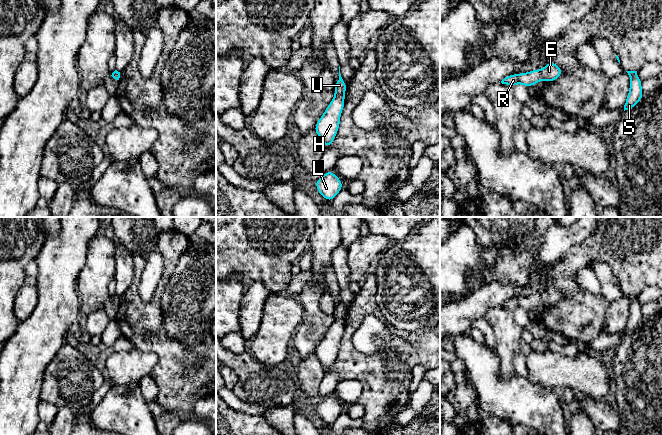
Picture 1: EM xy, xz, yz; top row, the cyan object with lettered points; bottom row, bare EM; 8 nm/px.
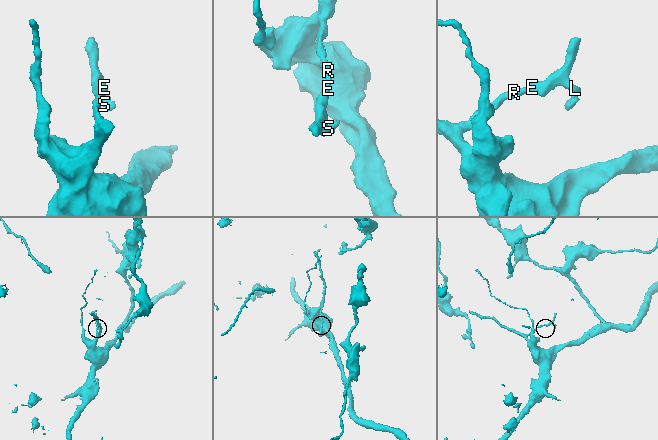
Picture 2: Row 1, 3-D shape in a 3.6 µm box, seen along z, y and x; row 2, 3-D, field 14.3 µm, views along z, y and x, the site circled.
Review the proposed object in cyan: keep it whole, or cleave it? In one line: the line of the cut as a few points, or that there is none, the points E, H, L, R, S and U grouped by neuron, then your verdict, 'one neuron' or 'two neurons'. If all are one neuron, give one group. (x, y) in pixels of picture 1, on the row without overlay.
cut in yz along (539, 294), (541, 302); E H L S / R U; two neurons

